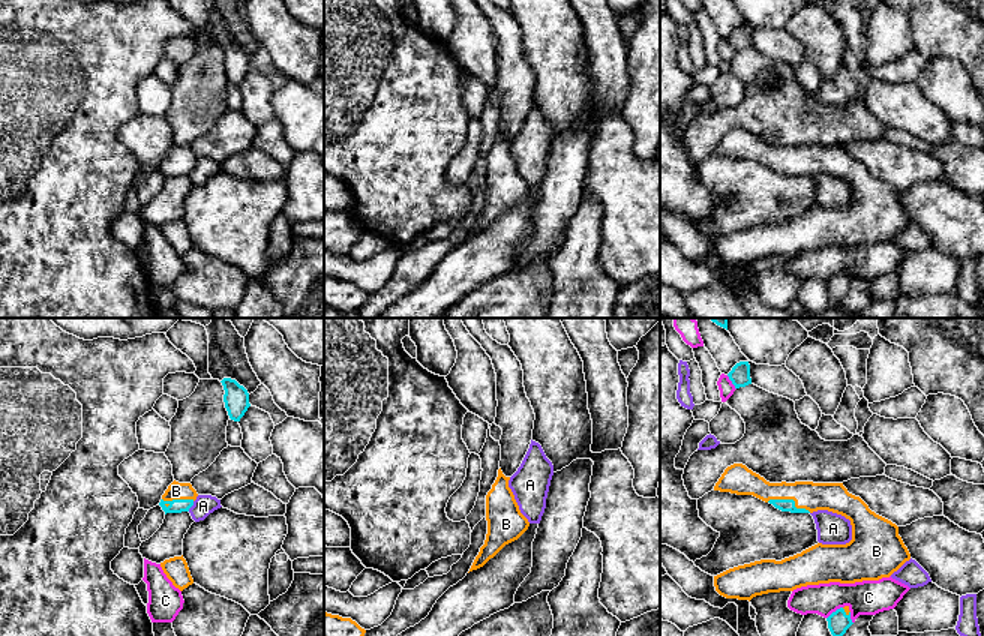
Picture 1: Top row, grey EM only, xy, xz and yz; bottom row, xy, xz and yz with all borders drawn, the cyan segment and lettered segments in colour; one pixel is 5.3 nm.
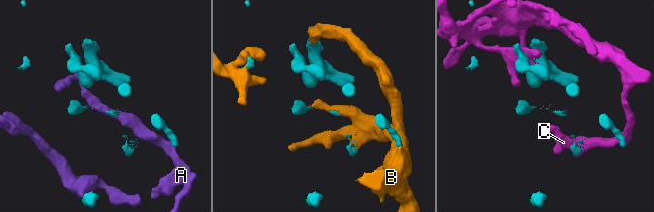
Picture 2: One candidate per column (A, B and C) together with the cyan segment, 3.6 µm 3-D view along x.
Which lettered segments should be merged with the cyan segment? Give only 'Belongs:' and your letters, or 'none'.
Belongs: B

